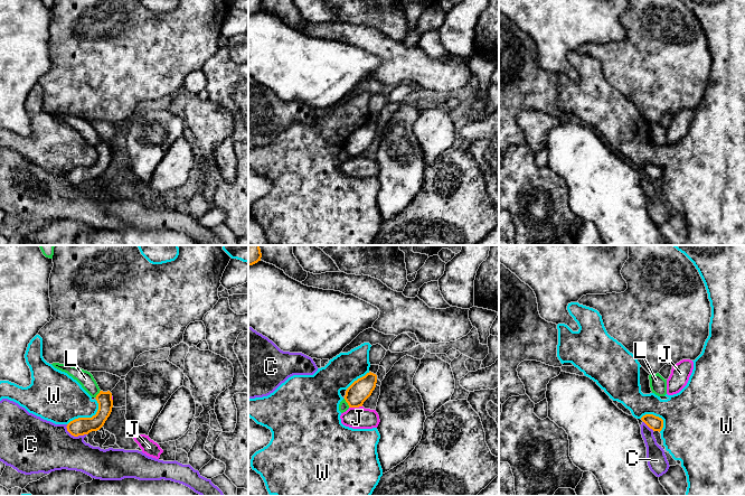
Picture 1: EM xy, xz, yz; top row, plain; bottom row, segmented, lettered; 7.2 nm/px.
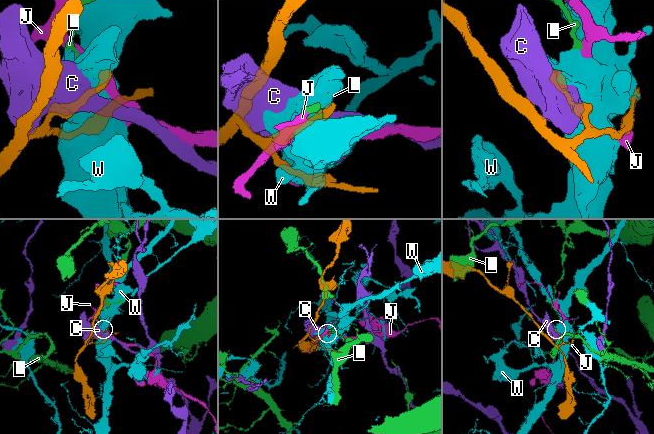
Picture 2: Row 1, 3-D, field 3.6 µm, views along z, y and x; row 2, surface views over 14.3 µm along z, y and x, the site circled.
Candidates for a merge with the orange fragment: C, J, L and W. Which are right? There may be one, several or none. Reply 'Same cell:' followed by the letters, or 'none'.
Same cell: none

